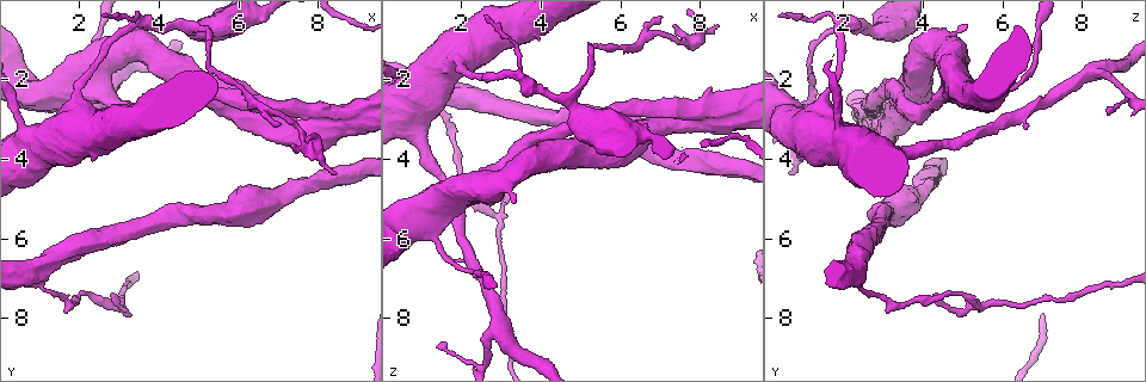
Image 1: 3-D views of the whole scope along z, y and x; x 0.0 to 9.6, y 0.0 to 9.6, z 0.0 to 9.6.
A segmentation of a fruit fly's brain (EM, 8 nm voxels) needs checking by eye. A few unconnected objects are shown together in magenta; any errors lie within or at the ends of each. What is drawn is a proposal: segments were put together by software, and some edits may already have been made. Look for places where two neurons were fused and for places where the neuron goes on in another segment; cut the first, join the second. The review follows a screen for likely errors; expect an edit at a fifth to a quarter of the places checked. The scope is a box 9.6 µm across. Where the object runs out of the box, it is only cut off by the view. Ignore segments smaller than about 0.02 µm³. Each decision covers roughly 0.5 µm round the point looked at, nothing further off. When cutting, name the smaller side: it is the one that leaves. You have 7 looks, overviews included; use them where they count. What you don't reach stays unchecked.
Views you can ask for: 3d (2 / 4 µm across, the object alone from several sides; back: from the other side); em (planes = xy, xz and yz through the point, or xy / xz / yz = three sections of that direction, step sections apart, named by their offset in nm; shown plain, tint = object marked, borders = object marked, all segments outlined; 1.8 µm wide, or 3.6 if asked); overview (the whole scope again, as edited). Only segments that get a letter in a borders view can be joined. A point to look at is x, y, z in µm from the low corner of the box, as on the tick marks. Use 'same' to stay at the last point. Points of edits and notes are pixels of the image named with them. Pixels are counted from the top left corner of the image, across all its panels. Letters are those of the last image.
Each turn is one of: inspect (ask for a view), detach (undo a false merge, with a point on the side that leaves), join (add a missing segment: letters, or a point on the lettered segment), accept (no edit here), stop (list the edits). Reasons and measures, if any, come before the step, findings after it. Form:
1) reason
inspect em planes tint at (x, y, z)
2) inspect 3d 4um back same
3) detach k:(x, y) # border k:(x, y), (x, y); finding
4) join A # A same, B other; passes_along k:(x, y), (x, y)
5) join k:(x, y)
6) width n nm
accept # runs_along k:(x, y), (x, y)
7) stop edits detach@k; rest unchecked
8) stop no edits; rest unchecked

branch point
inspect 3d 4um at (2.85, 7.65, 5.45)

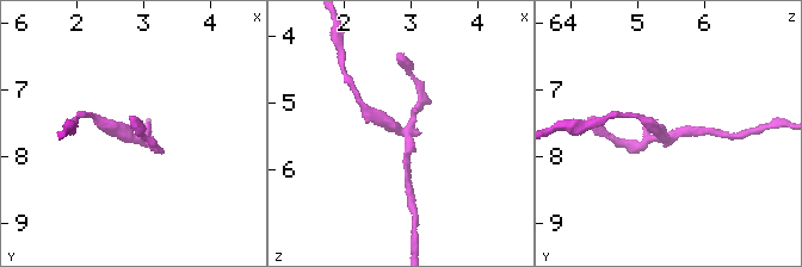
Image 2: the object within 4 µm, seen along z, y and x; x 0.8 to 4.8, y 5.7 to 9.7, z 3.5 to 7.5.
inspect em xy step 16 tint at (2.90, 7.70, 5.40)

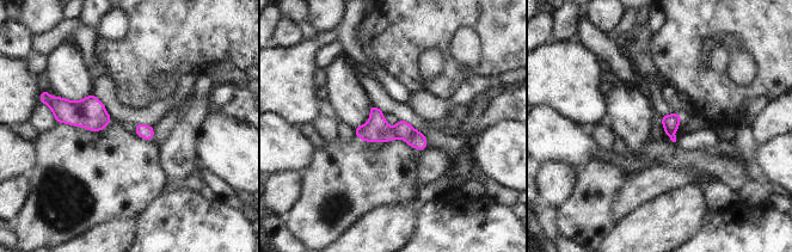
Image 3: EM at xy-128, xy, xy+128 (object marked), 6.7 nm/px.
another direction
inspect em yz step 16 borders same

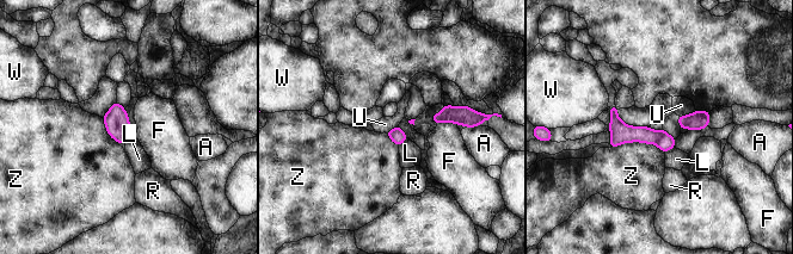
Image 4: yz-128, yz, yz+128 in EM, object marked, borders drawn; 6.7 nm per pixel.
detach 4:(622, 134) # A other, F other, L other, R other, U other, W other, Z other; part_leaving 4:(612, 110), (628, 134), (653, 140); a second neuron is stuck on

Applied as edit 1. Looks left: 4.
closes a loop
inspect 3d 2um at (3.70, 2.70, 3.50)

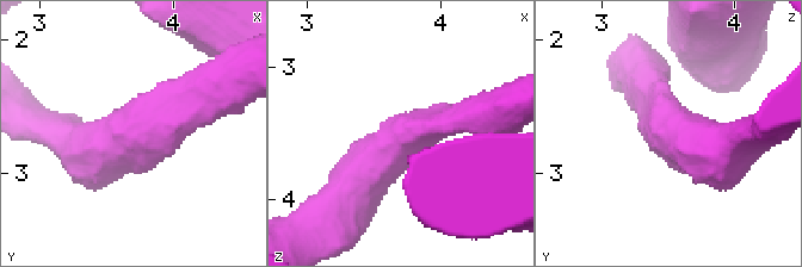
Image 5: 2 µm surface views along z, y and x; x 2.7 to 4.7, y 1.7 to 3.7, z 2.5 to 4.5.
inspect em planes borders at (3.70, 2.72, 3.52)

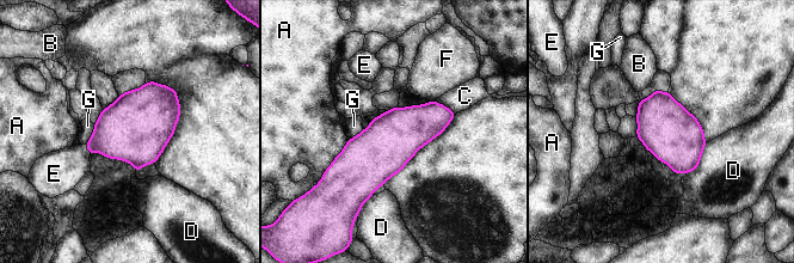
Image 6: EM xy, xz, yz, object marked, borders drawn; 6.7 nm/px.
accept # A other, B other, C other, D other, E other, F other, G other; border 6:(94, 124), (91, 138), (85, 144); all the same neuron

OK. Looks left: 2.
branch stops here
inspect 3d 2um back at (3.30, 0.65, 5.15)

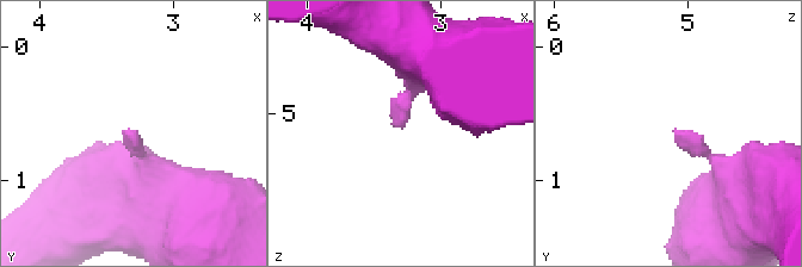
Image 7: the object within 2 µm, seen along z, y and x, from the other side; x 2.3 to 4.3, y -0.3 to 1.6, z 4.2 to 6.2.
inspect em planes borders at (3.32, 0.66, 5.10)

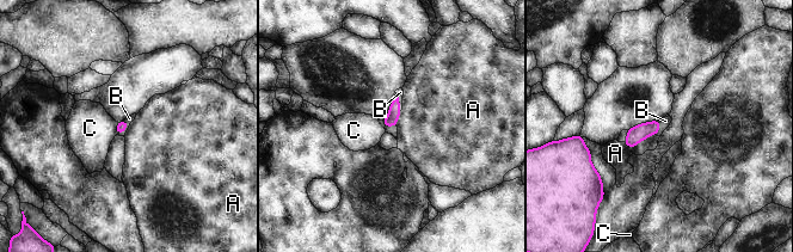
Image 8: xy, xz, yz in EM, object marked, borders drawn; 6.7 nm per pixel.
join B # A other, B same, C other; passes_along 8:(639, 133), (659, 127), (665, 121); the neuron continues

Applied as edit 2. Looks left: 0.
stop edits detach@4, join@8; rest unchecked

